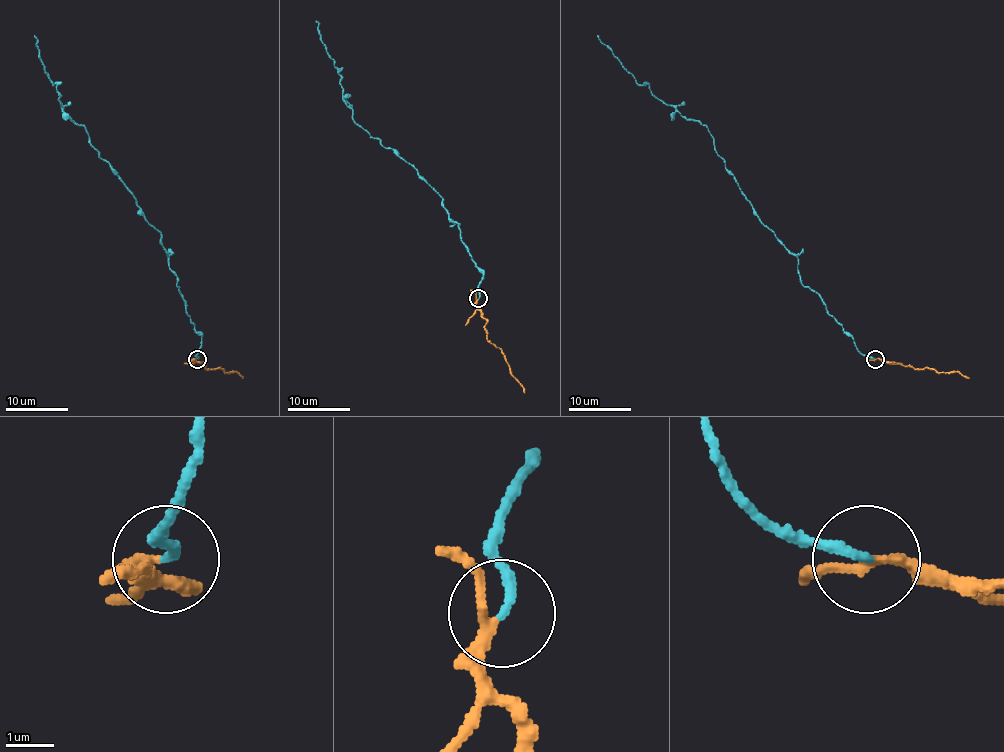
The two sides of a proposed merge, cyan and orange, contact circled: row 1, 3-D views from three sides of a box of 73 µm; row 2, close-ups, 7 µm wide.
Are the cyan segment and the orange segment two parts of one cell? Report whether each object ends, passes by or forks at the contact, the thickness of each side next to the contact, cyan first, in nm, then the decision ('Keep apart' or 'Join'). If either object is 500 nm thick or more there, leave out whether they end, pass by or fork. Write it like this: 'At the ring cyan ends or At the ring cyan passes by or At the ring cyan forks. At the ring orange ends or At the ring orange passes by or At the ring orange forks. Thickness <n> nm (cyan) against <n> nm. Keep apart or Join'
At the ring cyan ends. At the ring orange passes by. Thickness 200 nm (cyan) against 190 nm. Keep apart

